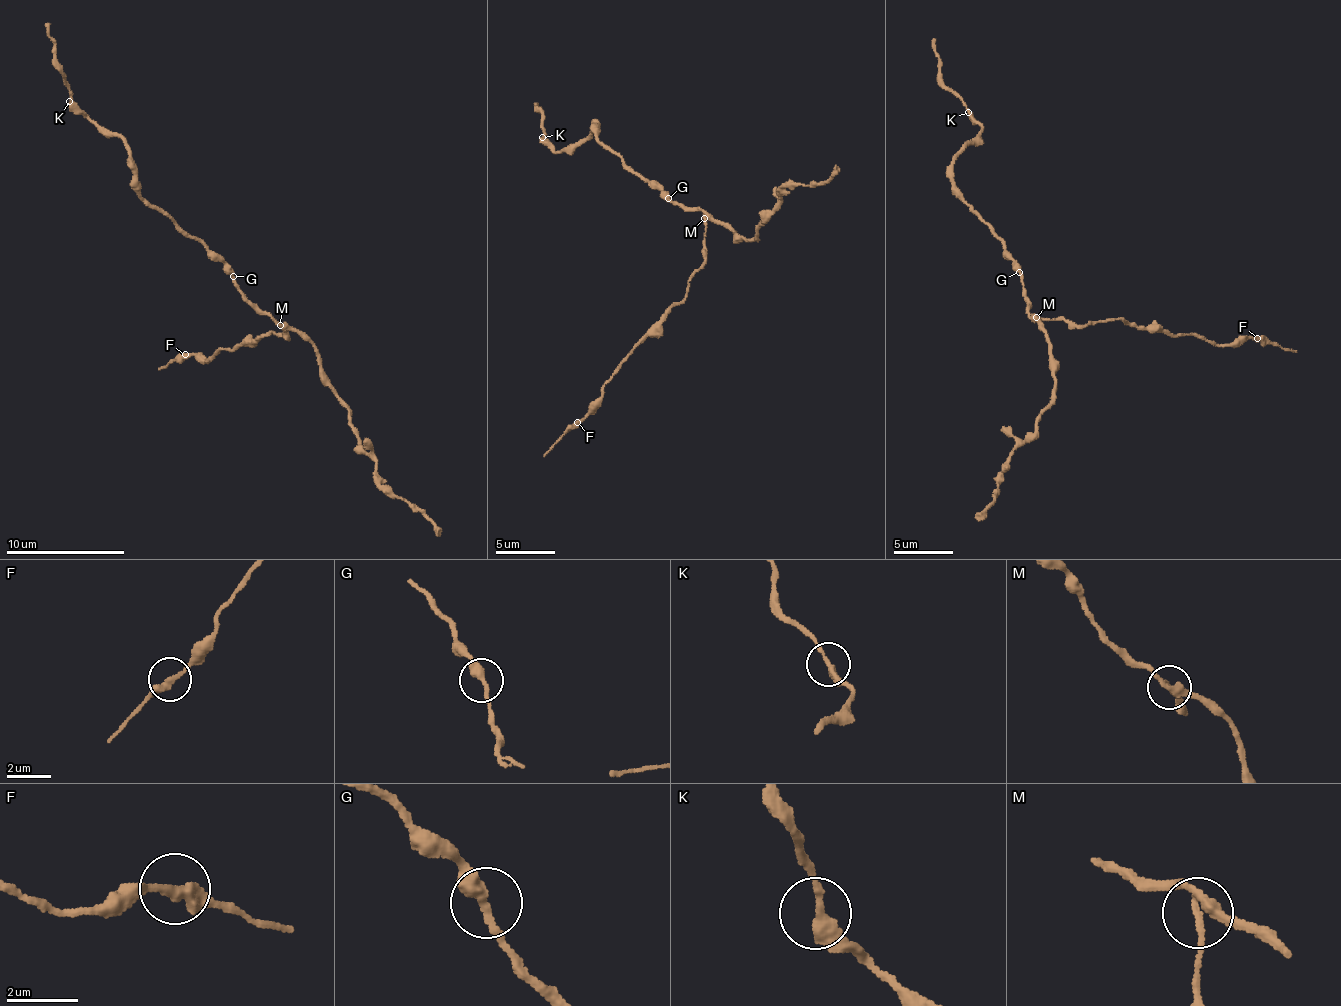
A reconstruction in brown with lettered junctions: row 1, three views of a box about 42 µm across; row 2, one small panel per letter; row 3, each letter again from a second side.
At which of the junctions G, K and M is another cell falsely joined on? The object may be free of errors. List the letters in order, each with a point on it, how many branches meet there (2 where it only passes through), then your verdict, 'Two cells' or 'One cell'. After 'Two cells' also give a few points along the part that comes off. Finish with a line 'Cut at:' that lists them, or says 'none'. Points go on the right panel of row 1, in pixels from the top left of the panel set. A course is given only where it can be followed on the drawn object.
G: Place: (1019, 272). Branches: 2. One cell
K: Place: (968, 112). Branches: 2. One cell
M: Place: (1036, 317). Branches: 3. Two cells. Course of the part to remove: (1036, 316), (1082, 324), (1114, 319), (1221, 345), (1267, 338), (1297, 351)
Cut at: M

